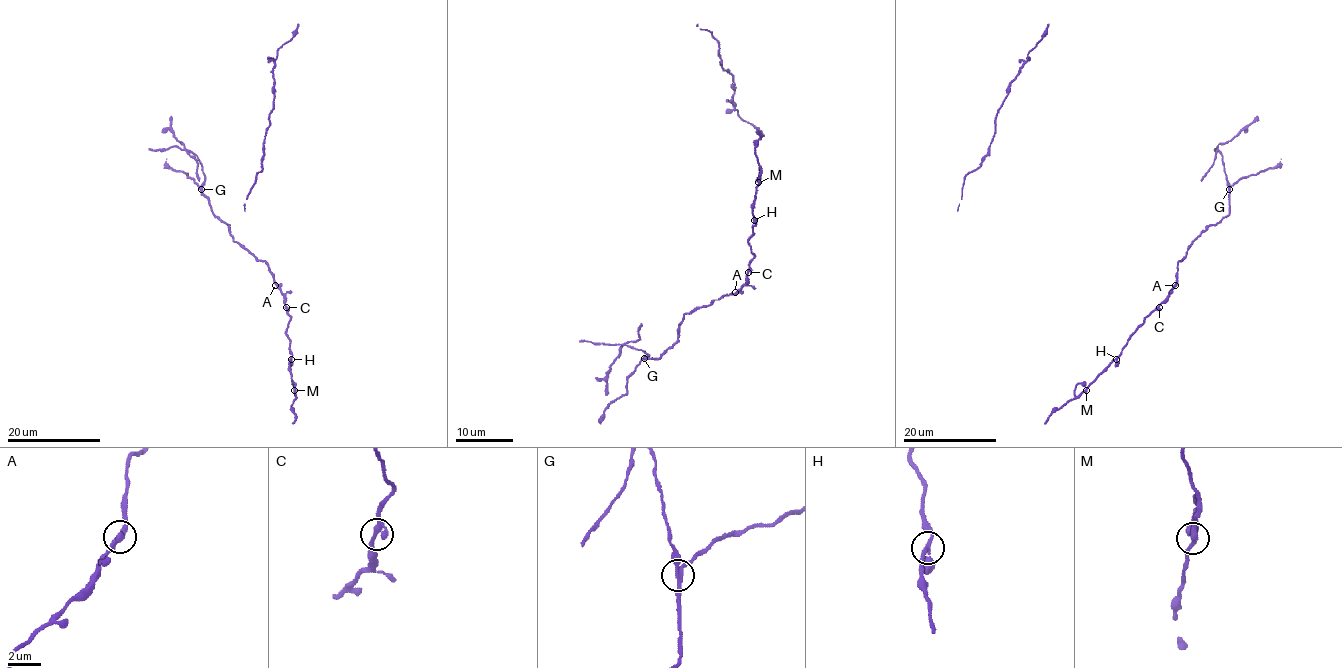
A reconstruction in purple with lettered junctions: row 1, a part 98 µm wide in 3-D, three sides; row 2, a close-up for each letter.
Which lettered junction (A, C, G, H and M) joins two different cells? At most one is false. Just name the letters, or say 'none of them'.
G

